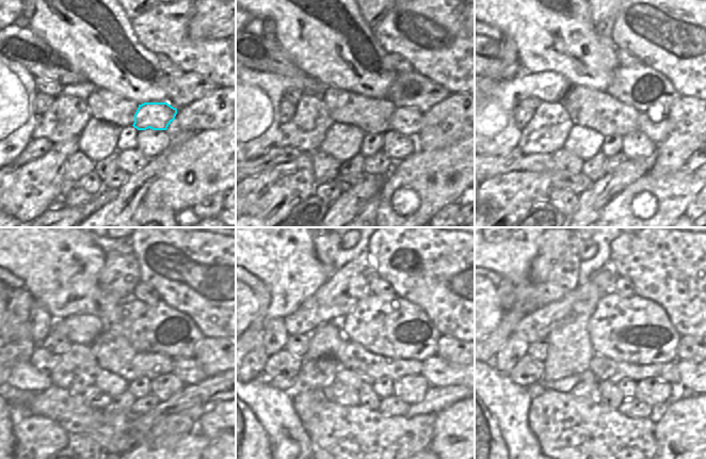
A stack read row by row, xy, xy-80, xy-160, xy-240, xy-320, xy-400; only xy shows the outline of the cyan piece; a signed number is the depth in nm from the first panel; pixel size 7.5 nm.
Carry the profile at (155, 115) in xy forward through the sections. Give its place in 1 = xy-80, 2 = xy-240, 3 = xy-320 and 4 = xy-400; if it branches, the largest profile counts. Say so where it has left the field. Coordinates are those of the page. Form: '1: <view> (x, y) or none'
1: xy-80 (407, 121)
2: xy-240 (188, 370)
3: xy-320 (438, 373)
4: xy-400 (691, 373)

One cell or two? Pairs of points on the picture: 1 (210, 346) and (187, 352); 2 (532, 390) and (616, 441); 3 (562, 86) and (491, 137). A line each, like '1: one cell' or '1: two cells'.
1: two cells
2: two cells
3: one cell

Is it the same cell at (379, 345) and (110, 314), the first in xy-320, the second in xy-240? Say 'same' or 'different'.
different

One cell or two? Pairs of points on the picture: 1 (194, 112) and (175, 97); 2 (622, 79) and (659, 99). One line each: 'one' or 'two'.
1: two
2: one

